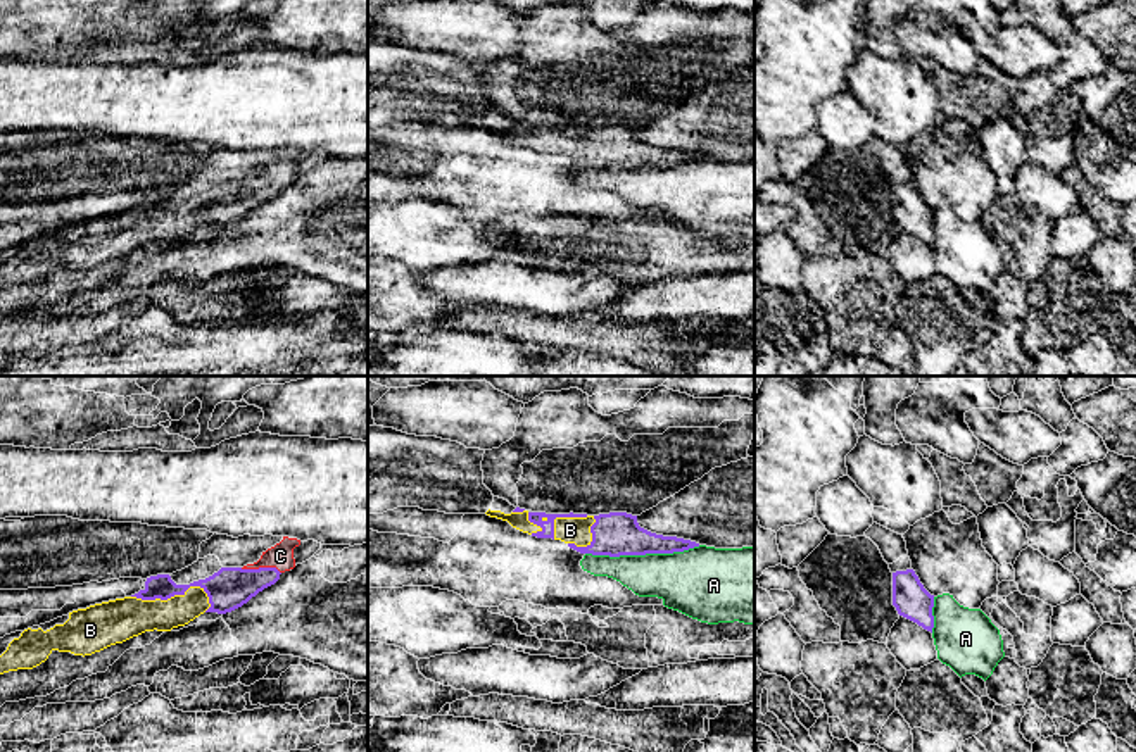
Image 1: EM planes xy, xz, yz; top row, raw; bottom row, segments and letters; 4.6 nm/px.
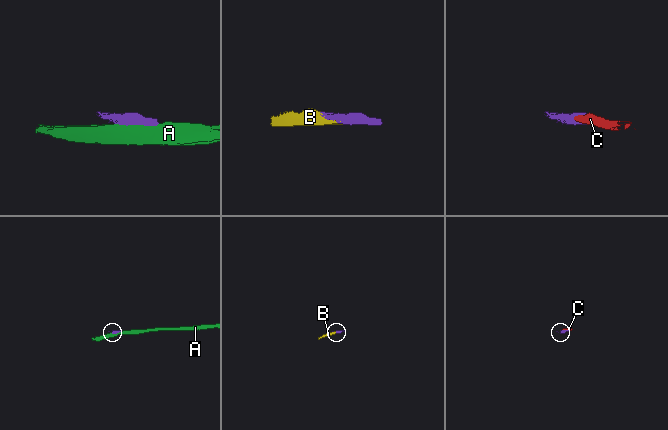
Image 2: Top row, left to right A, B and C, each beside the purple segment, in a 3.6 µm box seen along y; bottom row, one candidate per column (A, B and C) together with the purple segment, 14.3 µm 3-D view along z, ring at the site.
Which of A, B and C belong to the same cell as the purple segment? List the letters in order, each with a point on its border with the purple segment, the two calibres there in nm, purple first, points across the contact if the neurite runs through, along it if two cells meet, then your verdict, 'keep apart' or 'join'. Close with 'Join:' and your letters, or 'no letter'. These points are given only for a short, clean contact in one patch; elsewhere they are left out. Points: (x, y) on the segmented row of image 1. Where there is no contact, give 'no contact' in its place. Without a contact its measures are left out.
A: contact xz (643, 554); calibres 200 and 280 nm; keep apart
B: contact xy (175, 594); calibres 200 and 190 nm; join
C: contact xy (261, 568); calibres 200 and 120 nm; way xy (228, 589), (247, 582), (261, 568), (280, 556); join
Join: B, C

